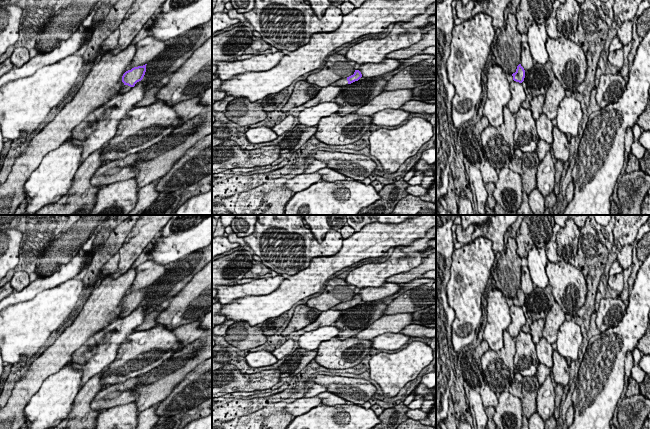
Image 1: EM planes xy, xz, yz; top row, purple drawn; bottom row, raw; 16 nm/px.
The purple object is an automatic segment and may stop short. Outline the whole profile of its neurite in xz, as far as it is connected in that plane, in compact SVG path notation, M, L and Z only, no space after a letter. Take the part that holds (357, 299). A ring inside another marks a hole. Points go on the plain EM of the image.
M355 294L353 299L340 303L331 309L332 310L345 310L345 309L351 308L355 305L358 305L361 301L362 301L361 296L359 294Z

